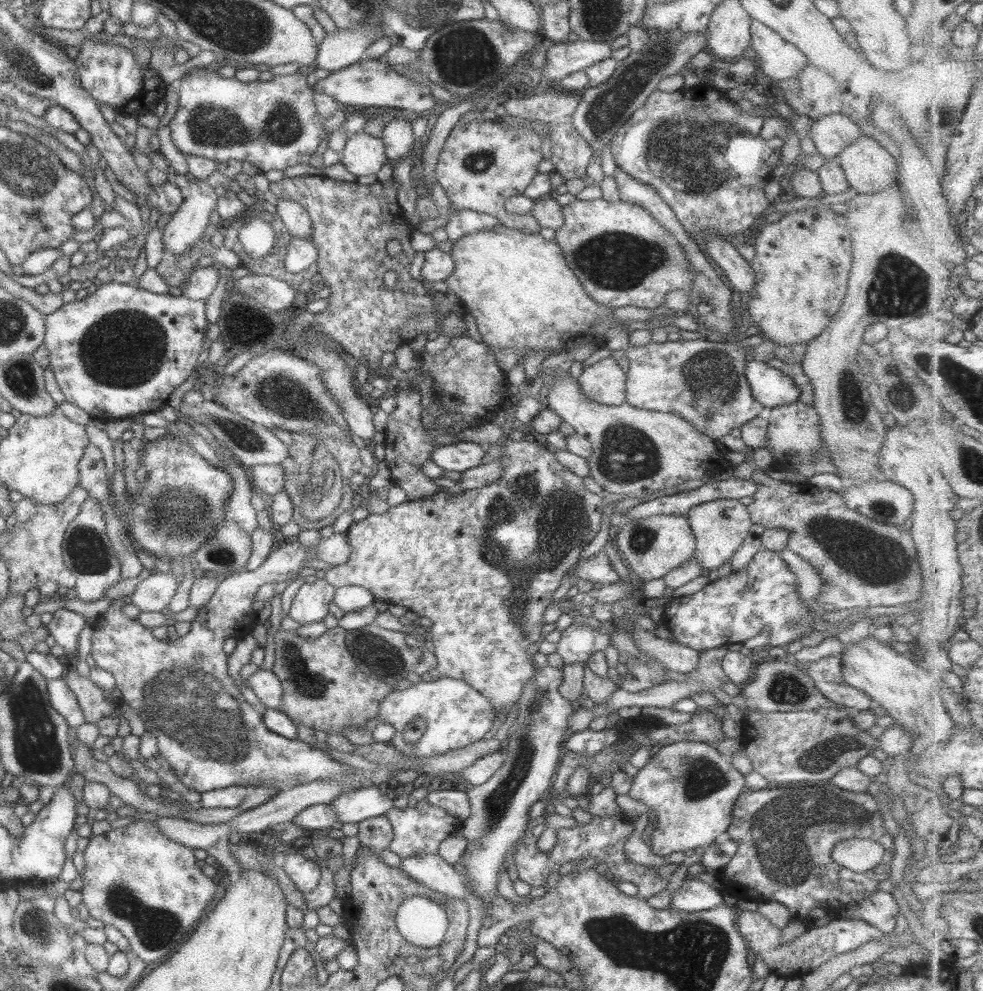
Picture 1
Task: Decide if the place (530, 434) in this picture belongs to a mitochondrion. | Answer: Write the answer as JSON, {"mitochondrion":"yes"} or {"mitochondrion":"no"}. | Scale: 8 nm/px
{"mitochondrion":"no"}

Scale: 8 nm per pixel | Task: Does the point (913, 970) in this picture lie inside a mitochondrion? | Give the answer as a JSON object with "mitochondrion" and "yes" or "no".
{"mitochondrion":"no"}

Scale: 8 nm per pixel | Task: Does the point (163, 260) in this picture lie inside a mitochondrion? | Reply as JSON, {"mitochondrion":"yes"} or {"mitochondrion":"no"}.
{"mitochondrion":"no"}

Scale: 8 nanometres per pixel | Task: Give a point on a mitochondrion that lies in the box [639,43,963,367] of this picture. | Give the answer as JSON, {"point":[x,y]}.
{"point":[890,296]}

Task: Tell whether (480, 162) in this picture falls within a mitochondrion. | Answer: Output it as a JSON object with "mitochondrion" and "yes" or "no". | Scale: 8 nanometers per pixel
{"mitochondrion":"yes"}

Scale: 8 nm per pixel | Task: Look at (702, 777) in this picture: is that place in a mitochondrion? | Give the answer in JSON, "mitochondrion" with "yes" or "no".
{"mitochondrion":"yes"}

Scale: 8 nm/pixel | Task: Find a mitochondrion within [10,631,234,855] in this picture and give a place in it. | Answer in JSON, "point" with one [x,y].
{"point":[37,747]}

